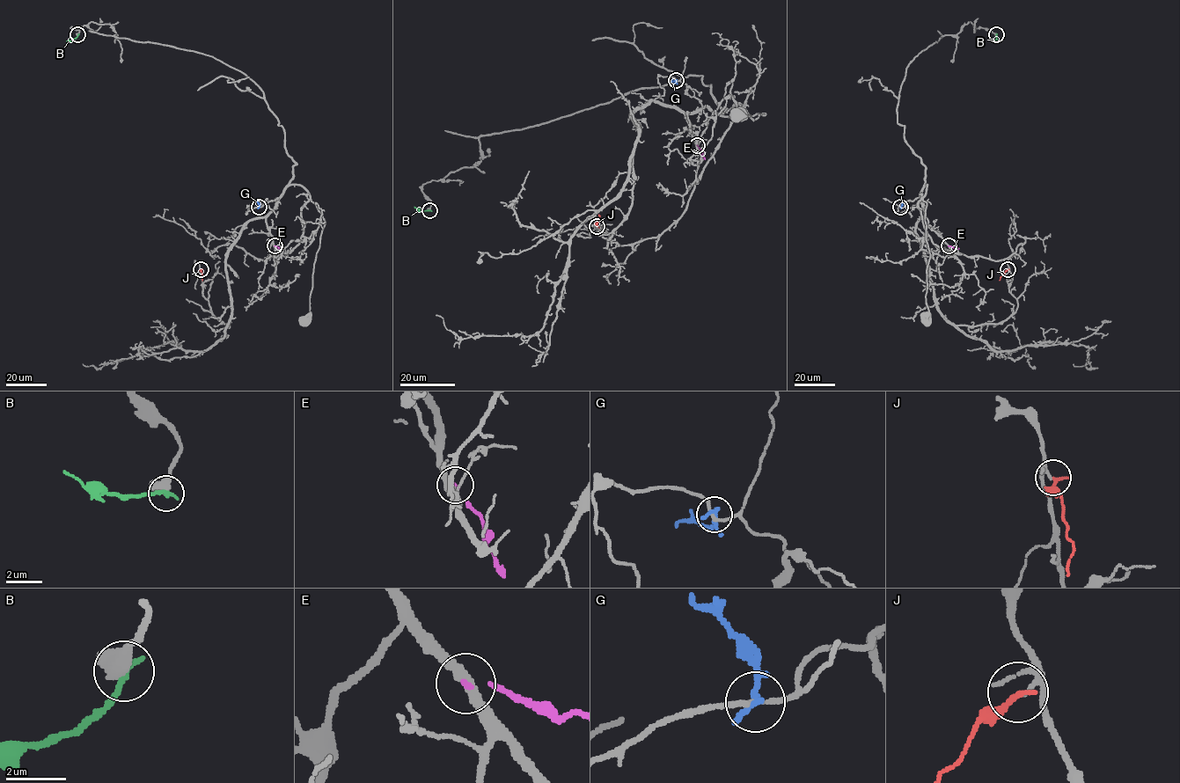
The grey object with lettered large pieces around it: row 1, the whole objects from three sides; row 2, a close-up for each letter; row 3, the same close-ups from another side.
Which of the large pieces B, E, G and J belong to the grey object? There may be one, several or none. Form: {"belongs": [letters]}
{"belongs": ["J"]}

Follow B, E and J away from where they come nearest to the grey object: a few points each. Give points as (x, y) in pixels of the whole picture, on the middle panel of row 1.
B: (429, 210), (418, 210), (414, 207)
E: (697, 145), (704, 159)
J: (597, 226), (598, 215)

